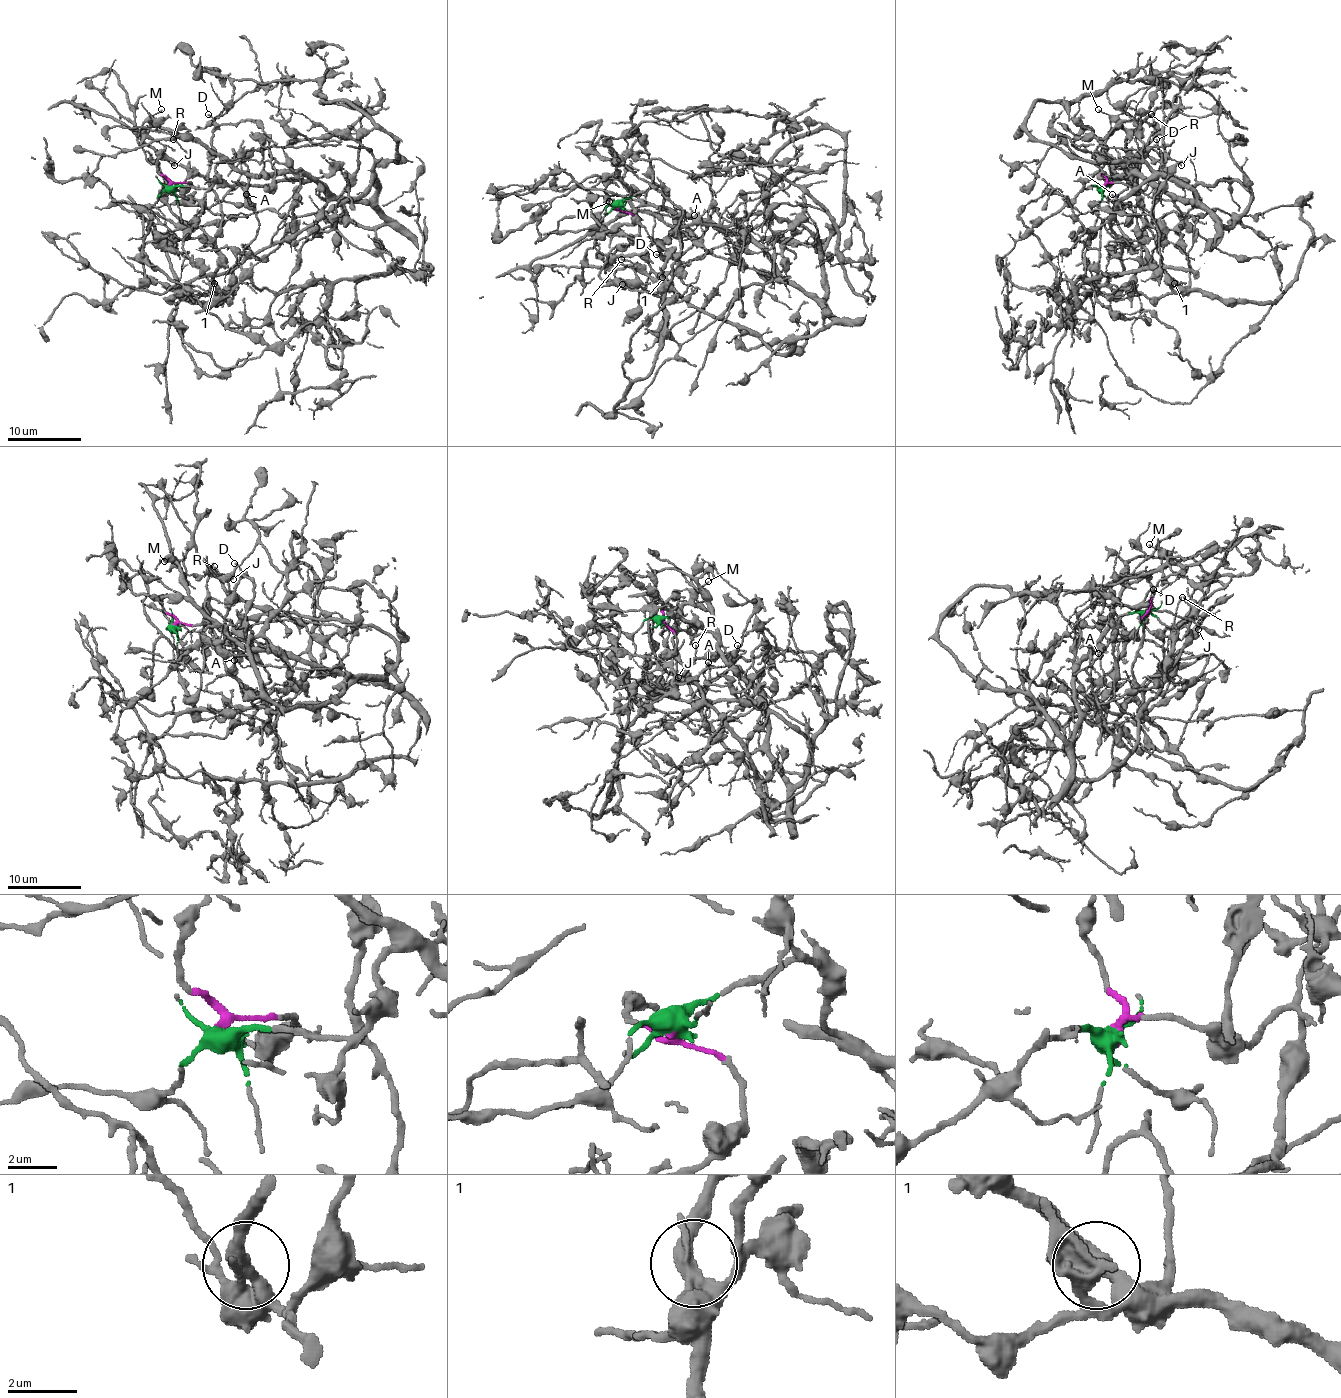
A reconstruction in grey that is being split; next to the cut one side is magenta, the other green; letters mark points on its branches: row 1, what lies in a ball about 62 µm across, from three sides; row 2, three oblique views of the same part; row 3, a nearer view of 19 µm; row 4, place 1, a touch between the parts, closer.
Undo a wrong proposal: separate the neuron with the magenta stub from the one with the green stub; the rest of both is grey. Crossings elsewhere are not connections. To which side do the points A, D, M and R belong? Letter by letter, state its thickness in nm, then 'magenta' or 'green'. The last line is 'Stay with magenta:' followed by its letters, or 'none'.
A: calibre 190 nm; magenta
D: calibre 140 nm; magenta
M: calibre 130 nm; green
R: calibre 150 nm; green
Stay with magenta: A, D

